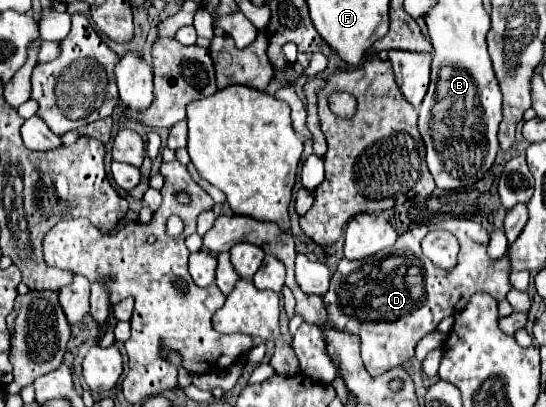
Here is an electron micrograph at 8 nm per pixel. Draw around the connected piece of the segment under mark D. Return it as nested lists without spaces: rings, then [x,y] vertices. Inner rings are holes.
[[[450,217],[444,223],[438,223],[432,227],[427,227],[422,223],[417,224],[414,228],[406,231],[404,235],[400,235],[392,249],[382,249],[380,253],[376,253],[372,257],[366,257],[360,261],[340,259],[336,273],[330,279],[330,289],[322,297],[326,313],[328,313],[326,325],[330,325],[336,331],[346,331],[346,333],[360,337],[362,361],[370,375],[376,377],[376,375],[382,375],[382,373],[398,367],[398,365],[404,365],[410,357],[414,357],[416,343],[424,335],[432,333],[444,317],[456,315],[460,309],[464,309],[464,305],[470,301],[470,297],[476,291],[486,291],[492,297],[496,297],[498,301],[506,299],[508,291],[512,289],[508,253],[502,255],[498,261],[490,259],[486,253],[488,241],[490,241],[488,231],[484,227],[480,227],[478,223],[474,223],[472,219]],[[432,229],[446,229],[446,231],[454,233],[456,239],[460,241],[460,261],[450,271],[442,271],[436,265],[432,265],[432,261],[426,261],[426,257],[420,249],[422,237]]]

